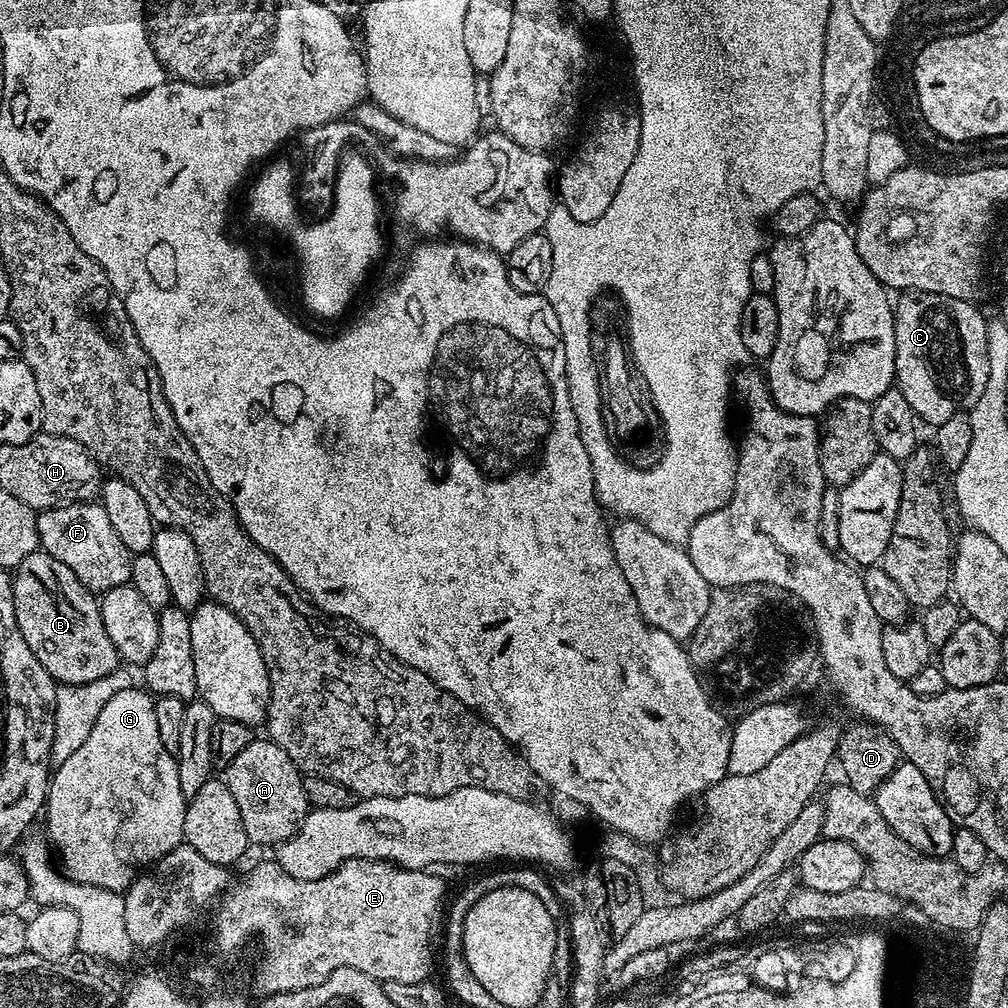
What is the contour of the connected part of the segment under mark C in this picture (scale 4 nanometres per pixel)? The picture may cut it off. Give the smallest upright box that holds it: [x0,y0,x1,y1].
[894,291,988,426]

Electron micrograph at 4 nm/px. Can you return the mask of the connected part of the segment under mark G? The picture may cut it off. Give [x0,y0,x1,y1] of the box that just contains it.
[46,686,186,893]

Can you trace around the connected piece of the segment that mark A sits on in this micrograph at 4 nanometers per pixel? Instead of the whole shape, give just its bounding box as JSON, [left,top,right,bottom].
[222,738,310,846]

